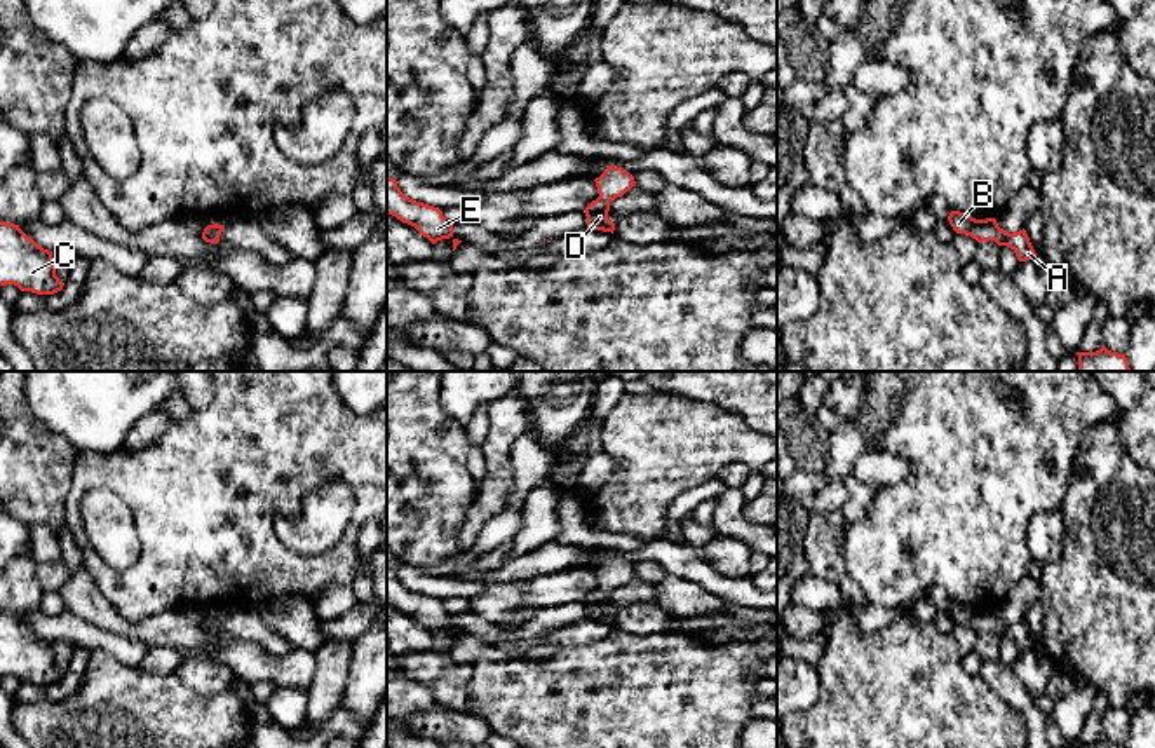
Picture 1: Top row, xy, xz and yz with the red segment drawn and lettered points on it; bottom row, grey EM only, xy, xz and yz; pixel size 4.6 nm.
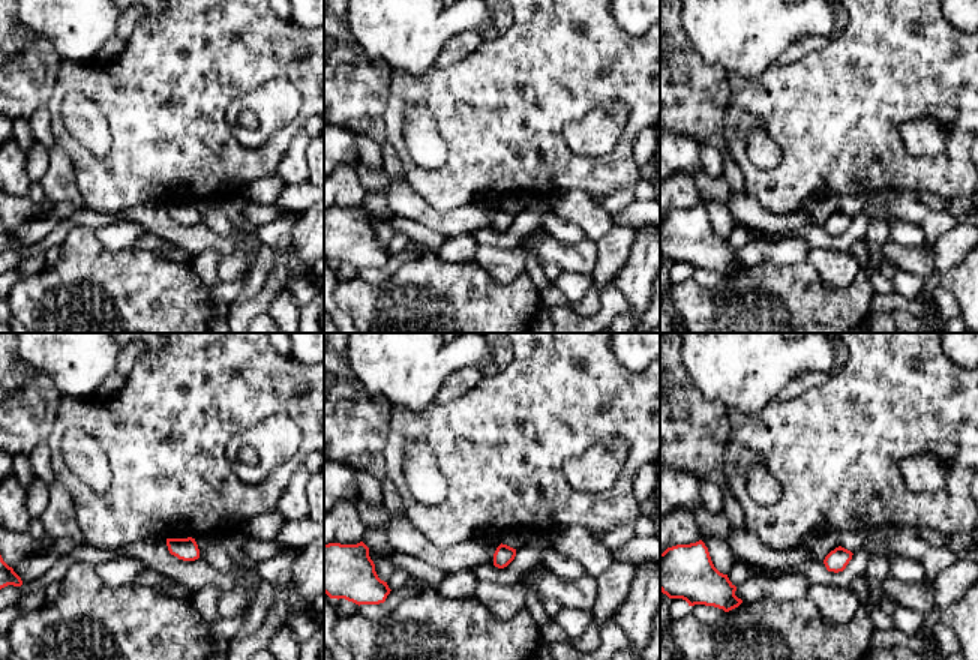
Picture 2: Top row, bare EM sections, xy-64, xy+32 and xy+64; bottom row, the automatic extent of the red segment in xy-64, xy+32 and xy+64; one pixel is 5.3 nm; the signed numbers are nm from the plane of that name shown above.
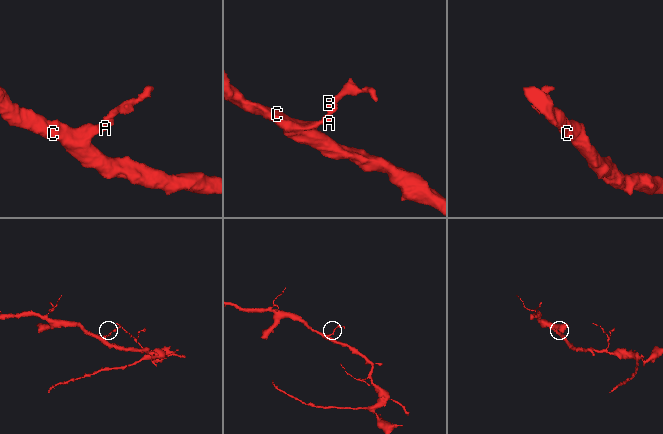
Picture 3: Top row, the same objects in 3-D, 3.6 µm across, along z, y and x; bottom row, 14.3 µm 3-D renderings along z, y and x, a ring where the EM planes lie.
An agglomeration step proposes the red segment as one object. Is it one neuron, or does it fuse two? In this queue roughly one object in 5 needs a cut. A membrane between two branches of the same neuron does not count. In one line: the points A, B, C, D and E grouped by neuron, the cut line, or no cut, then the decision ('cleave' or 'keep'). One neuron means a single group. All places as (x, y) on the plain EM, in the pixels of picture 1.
A B C D E | no cut | keep

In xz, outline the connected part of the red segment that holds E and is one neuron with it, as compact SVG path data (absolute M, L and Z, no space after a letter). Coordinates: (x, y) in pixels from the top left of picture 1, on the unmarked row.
M387 567L387 605L415 617L432 635L451 628L455 642L462 633L453 628L453 614L442 607L439 598L406 588L397 577L397 572L390 567Z

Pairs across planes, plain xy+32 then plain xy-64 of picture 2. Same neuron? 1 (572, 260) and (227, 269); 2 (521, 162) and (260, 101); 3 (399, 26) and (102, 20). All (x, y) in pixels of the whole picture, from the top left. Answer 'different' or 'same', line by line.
1: different
2: different
3: same

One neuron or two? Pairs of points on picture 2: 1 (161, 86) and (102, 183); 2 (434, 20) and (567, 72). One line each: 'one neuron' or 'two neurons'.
1: one neuron
2: two neurons

